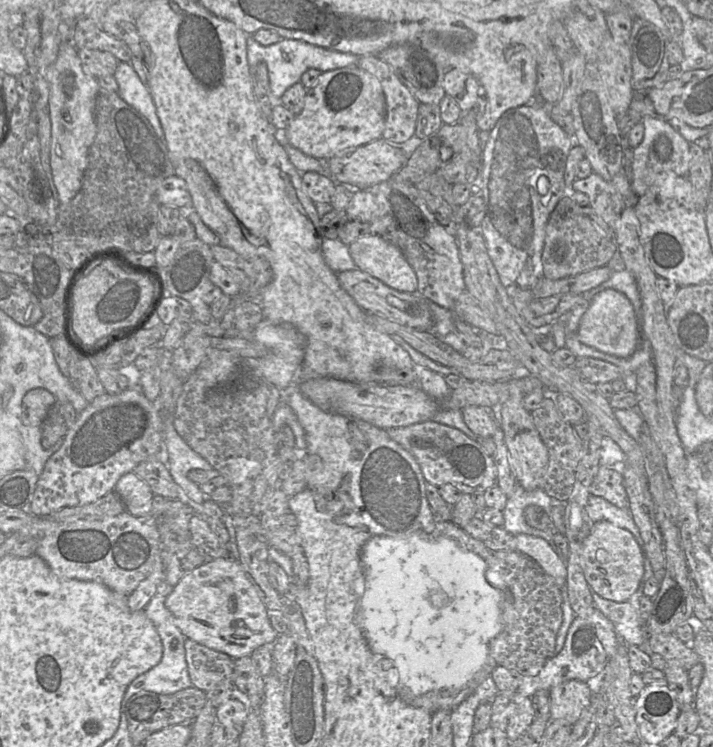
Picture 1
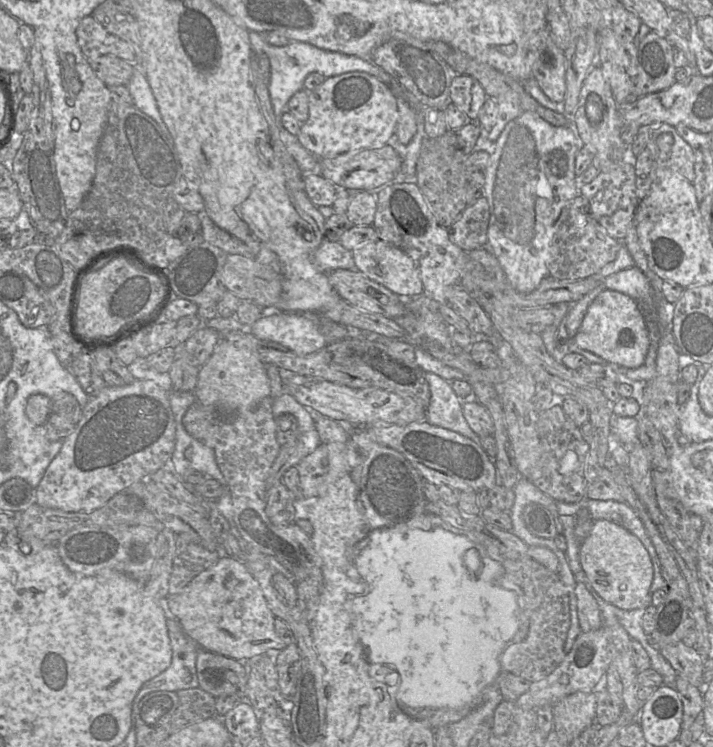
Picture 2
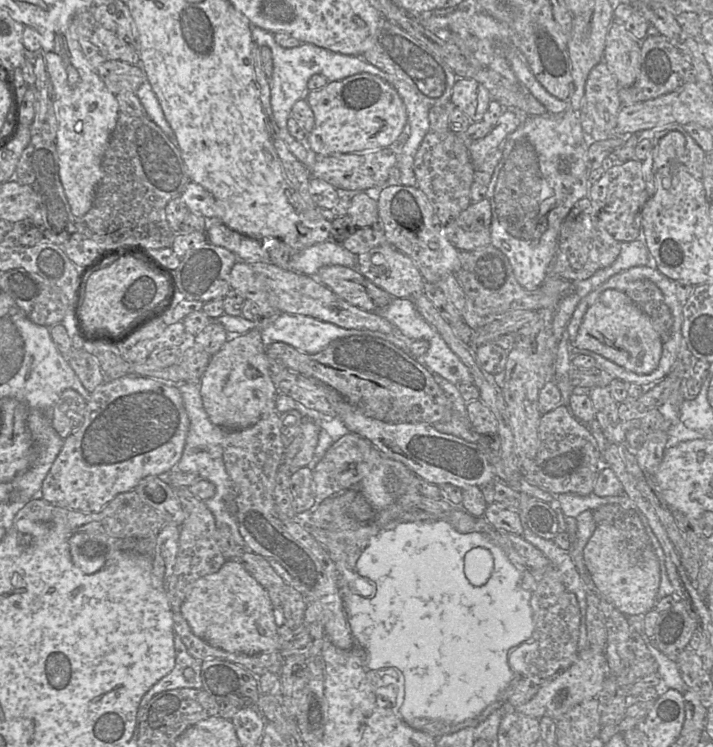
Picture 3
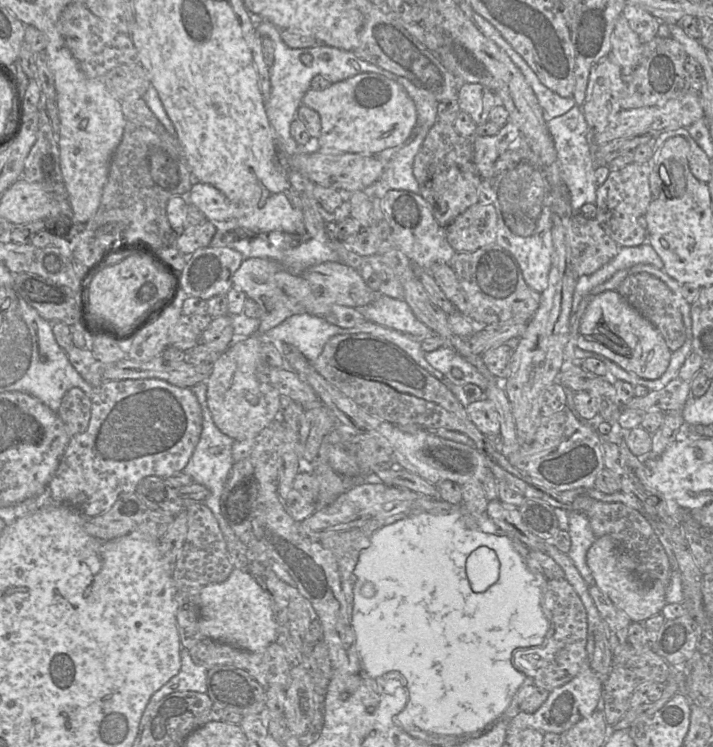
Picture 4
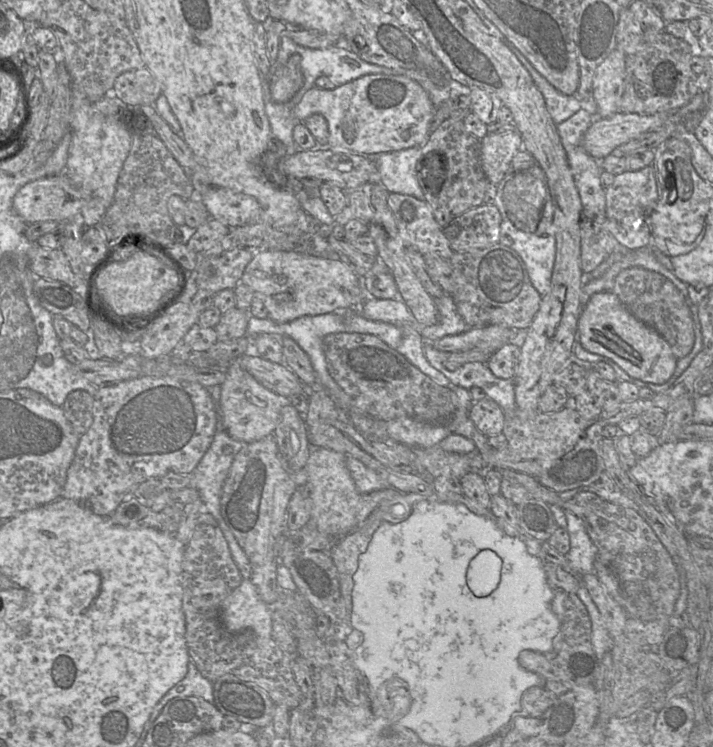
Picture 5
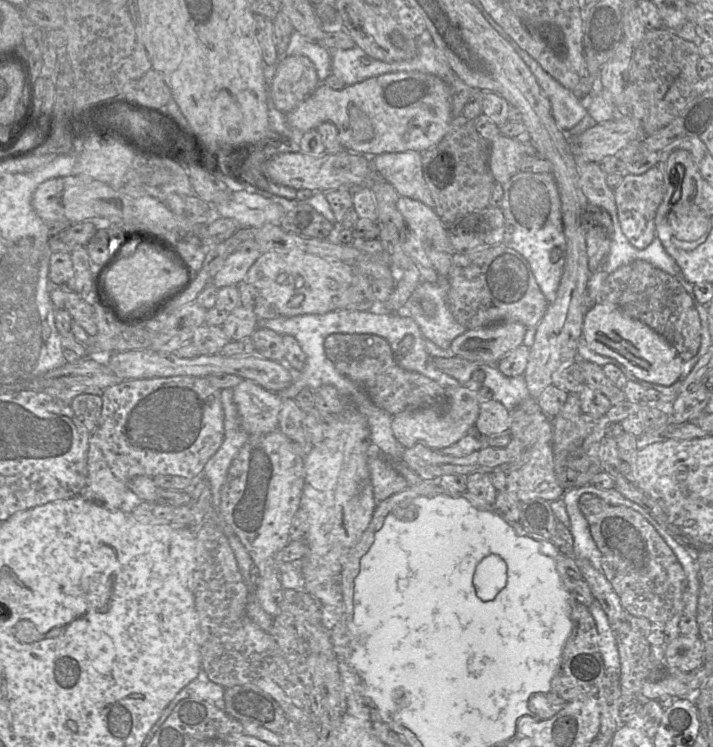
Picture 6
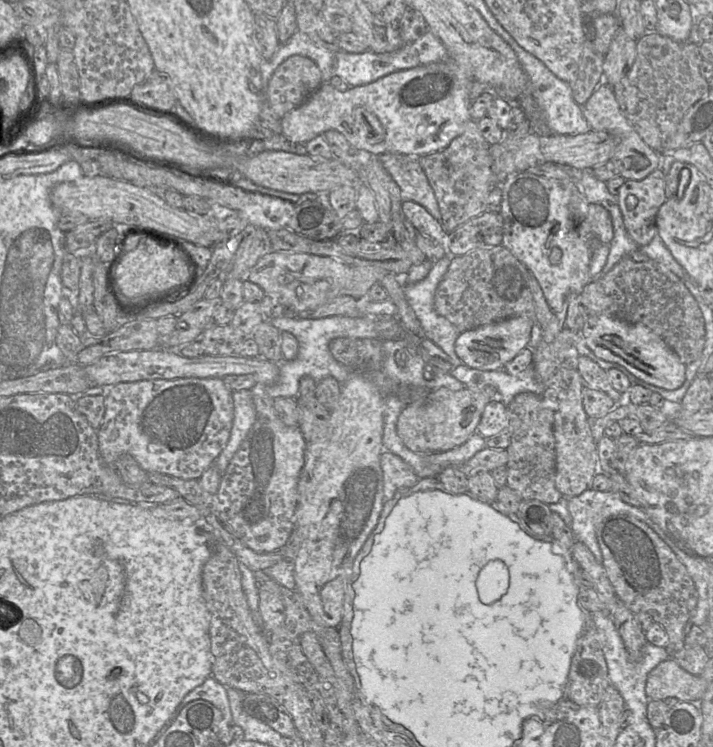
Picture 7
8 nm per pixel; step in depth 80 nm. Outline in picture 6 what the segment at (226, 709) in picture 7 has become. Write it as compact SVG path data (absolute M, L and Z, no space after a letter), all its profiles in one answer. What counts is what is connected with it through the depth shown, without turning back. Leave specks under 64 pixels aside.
M201 668L197 677L180 689L168 706L163 710L159 718L160 723L162 724L178 702L186 698L201 698L220 710L225 711L224 687L211 681Z

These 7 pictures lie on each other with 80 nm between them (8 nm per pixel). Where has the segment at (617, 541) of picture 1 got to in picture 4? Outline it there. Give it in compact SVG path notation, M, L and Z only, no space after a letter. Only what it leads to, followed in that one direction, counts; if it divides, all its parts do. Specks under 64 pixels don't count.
M605 535L596 538L586 555L587 565L593 575L595 585L630 618L632 622L644 622L648 618L661 614L665 606L665 584L661 581L648 583L634 572L634 560L620 550L614 540Z

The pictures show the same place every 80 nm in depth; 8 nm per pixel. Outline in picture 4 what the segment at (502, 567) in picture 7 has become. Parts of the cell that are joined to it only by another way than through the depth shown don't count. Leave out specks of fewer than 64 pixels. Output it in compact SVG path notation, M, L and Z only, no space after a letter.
M482 546L471 552L466 560L466 575L476 593L486 591L499 578L500 563L492 549Z

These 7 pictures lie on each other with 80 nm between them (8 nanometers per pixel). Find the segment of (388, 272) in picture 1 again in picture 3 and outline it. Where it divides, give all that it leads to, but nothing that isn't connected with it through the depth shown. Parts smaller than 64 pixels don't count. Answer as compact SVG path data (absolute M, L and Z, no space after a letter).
M385 242L357 255L357 270L393 298L413 298L423 292L425 281L414 262Z

